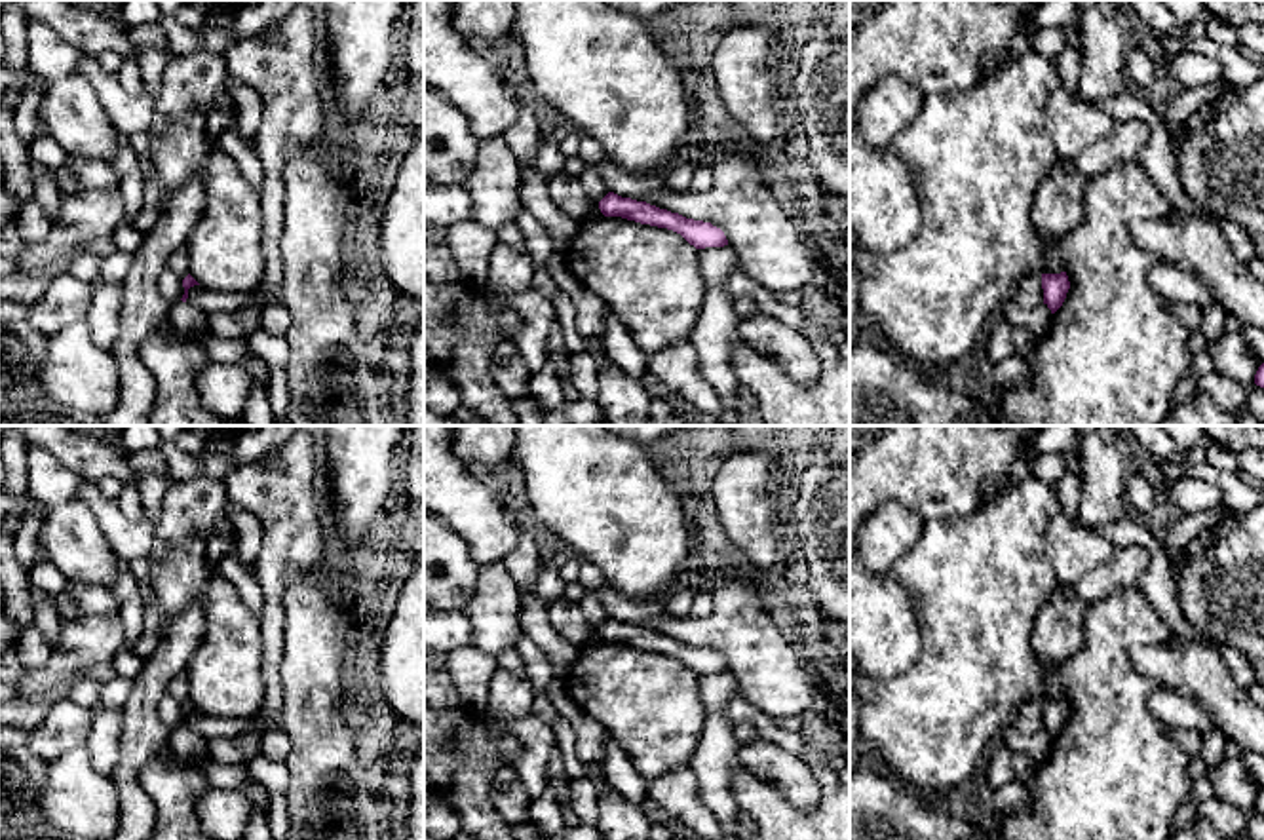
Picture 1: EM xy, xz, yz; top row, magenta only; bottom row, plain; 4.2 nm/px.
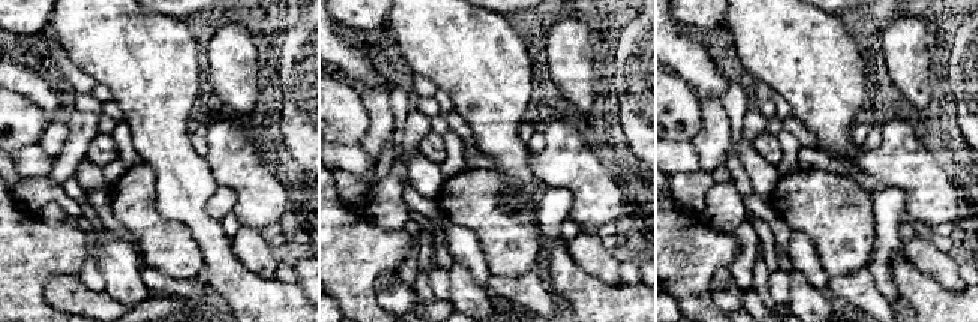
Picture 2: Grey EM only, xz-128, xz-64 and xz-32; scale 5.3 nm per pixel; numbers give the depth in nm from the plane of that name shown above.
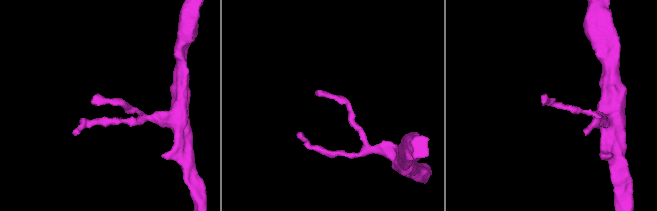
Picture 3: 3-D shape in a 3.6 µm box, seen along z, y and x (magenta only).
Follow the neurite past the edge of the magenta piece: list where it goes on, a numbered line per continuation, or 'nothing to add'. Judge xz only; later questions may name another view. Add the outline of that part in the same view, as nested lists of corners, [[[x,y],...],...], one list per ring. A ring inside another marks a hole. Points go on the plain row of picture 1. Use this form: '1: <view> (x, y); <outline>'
nothing to add

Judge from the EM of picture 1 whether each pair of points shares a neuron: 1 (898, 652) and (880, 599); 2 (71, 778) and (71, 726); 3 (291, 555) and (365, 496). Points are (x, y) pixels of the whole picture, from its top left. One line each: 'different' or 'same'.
1: same
2: different
3: different

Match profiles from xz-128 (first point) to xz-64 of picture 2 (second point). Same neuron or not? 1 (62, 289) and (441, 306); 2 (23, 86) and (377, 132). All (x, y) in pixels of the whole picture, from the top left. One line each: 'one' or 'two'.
1: one
2: one

